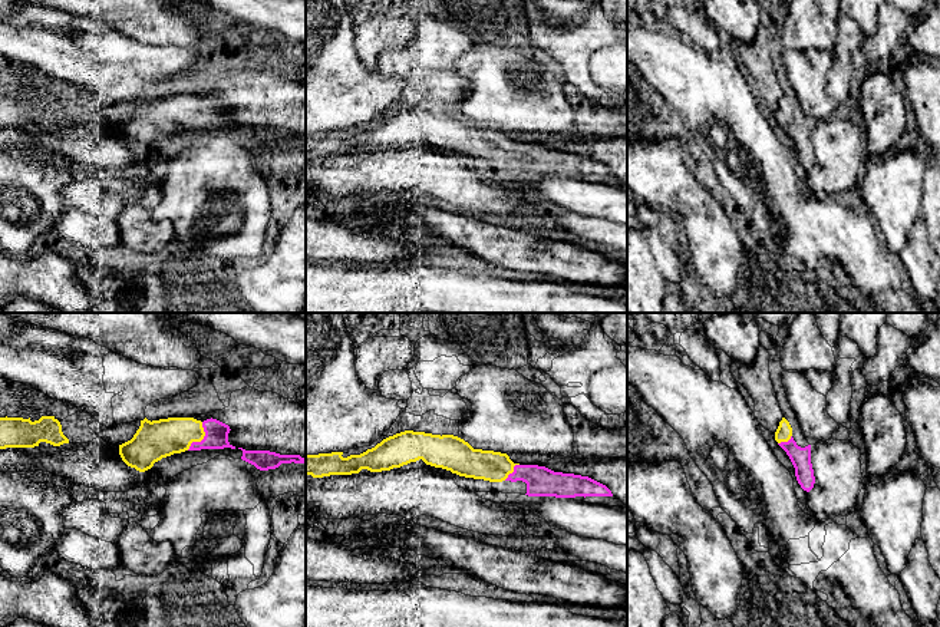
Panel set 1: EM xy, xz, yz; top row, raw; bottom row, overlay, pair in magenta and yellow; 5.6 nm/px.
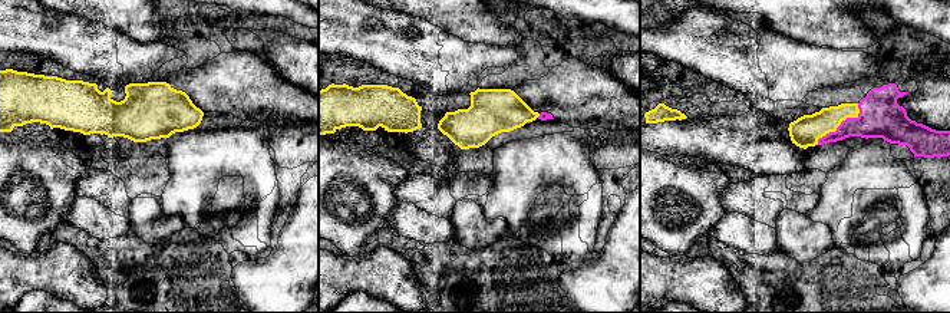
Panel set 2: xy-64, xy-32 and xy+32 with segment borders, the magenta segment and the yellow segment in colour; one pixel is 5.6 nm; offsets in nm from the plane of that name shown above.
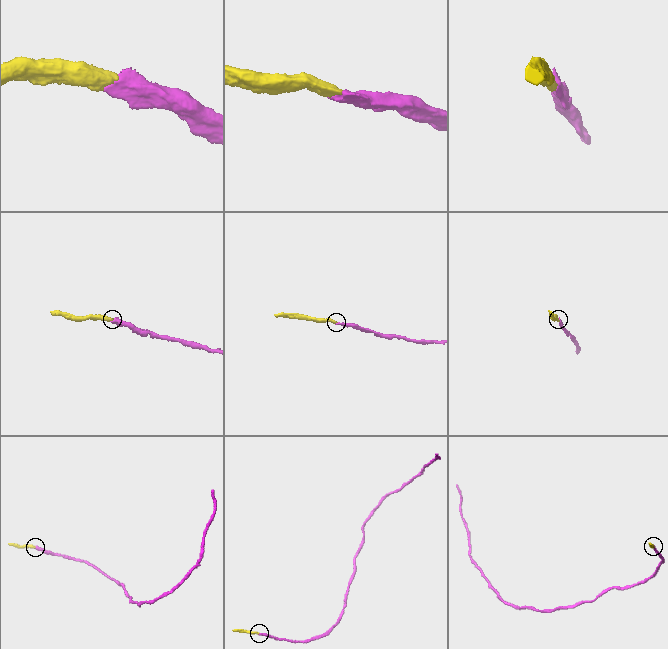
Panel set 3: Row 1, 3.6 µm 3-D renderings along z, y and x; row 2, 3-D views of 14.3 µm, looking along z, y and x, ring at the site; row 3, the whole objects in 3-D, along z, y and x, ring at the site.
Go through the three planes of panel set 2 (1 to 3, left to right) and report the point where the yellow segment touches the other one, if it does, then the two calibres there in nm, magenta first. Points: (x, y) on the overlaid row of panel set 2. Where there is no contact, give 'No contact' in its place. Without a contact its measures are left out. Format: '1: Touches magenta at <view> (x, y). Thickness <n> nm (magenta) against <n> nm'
1: No contact
2: Touches magenta at xy-32 (540, 115). Thickness 50 nm (magenta) against 240 nm
3: Touches magenta at xy+32 (841, 124). Thickness 240 nm (magenta) against 170 nm

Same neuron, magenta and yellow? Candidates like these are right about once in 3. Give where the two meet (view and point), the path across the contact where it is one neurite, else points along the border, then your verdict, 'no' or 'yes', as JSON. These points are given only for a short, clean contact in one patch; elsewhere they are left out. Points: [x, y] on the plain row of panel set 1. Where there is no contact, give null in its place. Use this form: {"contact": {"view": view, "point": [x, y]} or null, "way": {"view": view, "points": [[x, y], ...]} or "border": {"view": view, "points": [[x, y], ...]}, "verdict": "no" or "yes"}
{"contact": {"view": "xy", "point": [203, 118]}, "way": {"view": "xy", "points": [[217, 111], [203, 118], [162, 116]]}, "verdict": "yes"}

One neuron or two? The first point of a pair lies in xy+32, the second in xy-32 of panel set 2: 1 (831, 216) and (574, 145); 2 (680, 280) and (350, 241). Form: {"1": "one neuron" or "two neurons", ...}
{"1": "one neuron", "2": "two neurons"}

